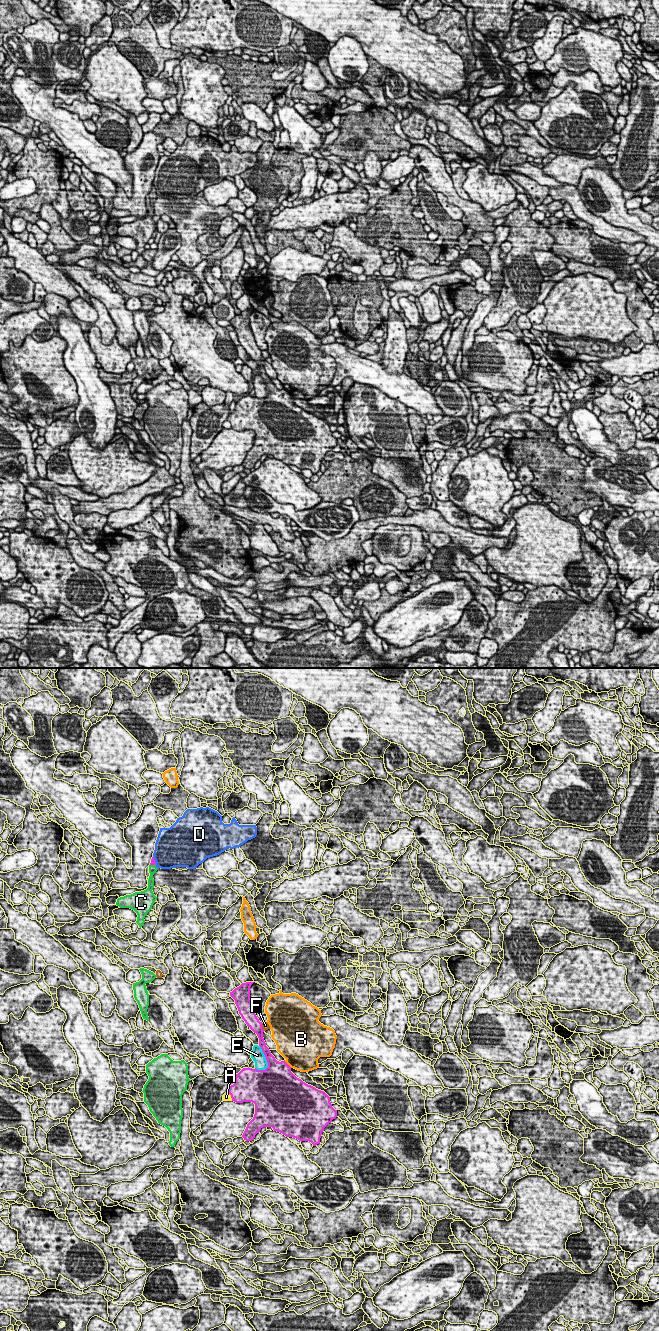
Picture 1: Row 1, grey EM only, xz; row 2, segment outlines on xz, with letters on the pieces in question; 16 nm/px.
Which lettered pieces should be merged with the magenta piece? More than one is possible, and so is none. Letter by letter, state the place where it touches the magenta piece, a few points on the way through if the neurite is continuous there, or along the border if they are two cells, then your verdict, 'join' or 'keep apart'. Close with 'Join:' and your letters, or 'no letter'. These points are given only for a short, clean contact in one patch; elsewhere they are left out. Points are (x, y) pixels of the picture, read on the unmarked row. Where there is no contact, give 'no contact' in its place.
A: meets magenta in xz at (230, 422); keep apart
B: meets magenta in xz at (287, 392); keep apart
C: meets magenta in xz at (153, 192); runs through xz (153, 190), (153, 192), (152, 196); join
D: meets magenta in xz at (154, 188); keep apart
E: meets magenta in xz at (266, 386); keep apart
F: meets magenta in xz at (261, 355); keep apart
Join: C

